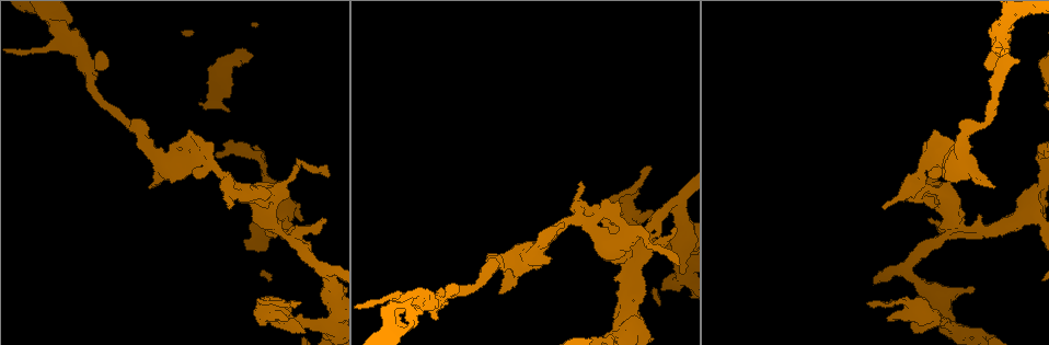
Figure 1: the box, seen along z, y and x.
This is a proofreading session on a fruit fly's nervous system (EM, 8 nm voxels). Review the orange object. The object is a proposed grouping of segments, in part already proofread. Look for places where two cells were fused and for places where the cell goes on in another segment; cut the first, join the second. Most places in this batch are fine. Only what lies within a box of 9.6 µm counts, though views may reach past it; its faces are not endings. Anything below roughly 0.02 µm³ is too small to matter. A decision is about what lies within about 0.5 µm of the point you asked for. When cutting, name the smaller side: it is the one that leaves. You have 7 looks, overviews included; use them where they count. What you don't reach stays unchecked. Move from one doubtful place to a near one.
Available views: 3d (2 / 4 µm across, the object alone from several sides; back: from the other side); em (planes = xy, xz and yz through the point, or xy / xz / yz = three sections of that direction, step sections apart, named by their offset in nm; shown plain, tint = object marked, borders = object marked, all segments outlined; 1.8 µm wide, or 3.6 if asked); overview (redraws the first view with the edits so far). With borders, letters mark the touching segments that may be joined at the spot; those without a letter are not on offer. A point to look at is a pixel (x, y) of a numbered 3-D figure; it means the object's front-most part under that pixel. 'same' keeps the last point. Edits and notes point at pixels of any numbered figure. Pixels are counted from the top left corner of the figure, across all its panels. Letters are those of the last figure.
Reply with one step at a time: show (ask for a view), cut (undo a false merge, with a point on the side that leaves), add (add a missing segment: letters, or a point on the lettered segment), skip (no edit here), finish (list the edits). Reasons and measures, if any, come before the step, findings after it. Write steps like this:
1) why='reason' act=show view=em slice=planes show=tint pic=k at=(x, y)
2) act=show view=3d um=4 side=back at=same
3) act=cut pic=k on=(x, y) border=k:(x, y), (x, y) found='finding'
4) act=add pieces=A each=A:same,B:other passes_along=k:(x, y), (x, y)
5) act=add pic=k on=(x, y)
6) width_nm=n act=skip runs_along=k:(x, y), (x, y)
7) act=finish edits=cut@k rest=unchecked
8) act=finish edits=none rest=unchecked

why='sharp bend' act=show view=3d um=4 pic=1 at=(945, 313)

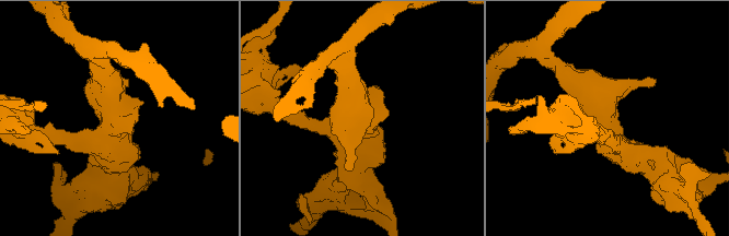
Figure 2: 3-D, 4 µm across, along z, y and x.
why='now the EM' act=show view=em um=3.6 slice=xy step=16 show=tint pic=2 at=(108, 117)

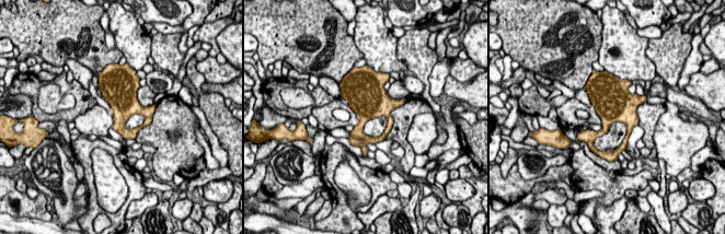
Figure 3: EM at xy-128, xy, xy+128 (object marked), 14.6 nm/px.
why='what lies round it' act=show view=em um=3.6 slice=xy step=16 show=borders at=same

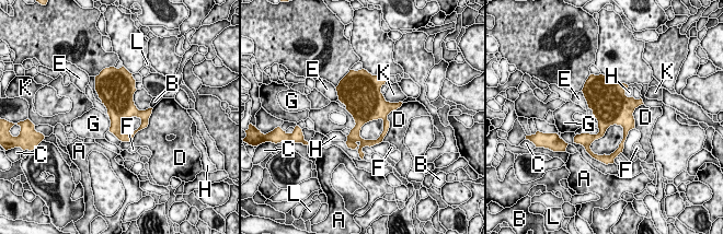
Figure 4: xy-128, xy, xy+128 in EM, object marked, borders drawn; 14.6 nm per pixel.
act=skip each=A:other,B:other,C:other,D:other,E:other,F:other,G:other,H:other,K:other,L:other border=4:(345, 109), (355, 124), (351, 130) found='continuous, no second cell'

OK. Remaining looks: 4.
act=show view=em um=3.6 slice=yz step=16 show=tint pic=1 at=(950, 167)

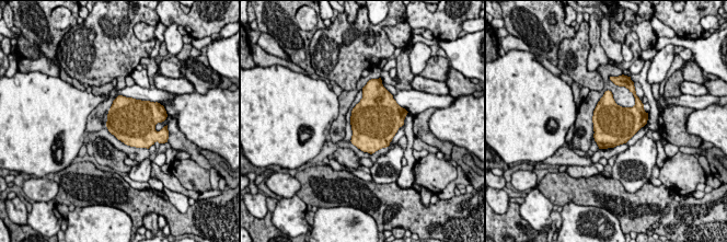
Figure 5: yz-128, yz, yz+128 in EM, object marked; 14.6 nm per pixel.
why='another direction' act=show view=em um=3.6 slice=xz step=4 show=borders at=same

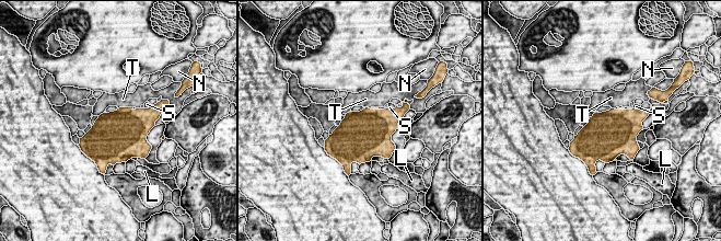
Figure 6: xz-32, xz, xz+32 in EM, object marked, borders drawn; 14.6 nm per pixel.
width_nm=650 act=skip each=L:other,N:other,S:other,T:other border=6:(365, 107), (350, 112) found='one cell here'

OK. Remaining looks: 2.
why='thick turns thin' act=show view=em um=3.6 slice=planes show=borders pic=1 at=(1000, 35)

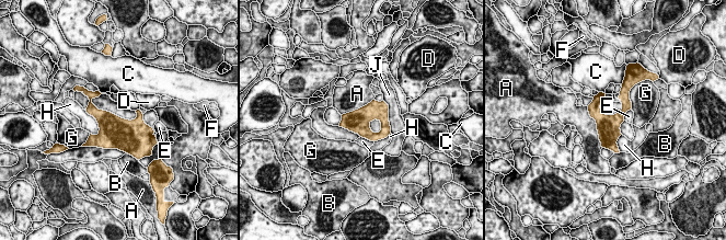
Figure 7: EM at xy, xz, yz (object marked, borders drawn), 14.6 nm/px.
width_nm=340 longest_contact=A:650nm act=skip each=A:other,B:other,C:other,D:other,E:other,F:other,G:other,H:other,J:other found='continuous, no second cell'

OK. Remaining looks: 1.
act=finish edits=none rest=unchecked

